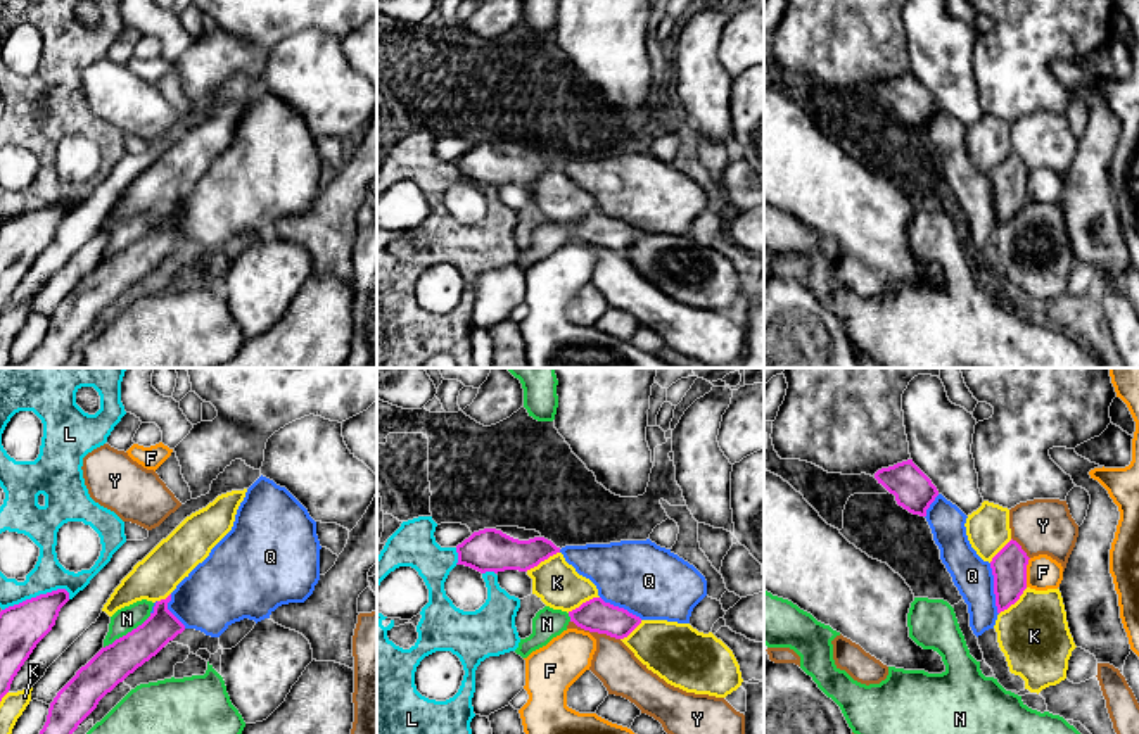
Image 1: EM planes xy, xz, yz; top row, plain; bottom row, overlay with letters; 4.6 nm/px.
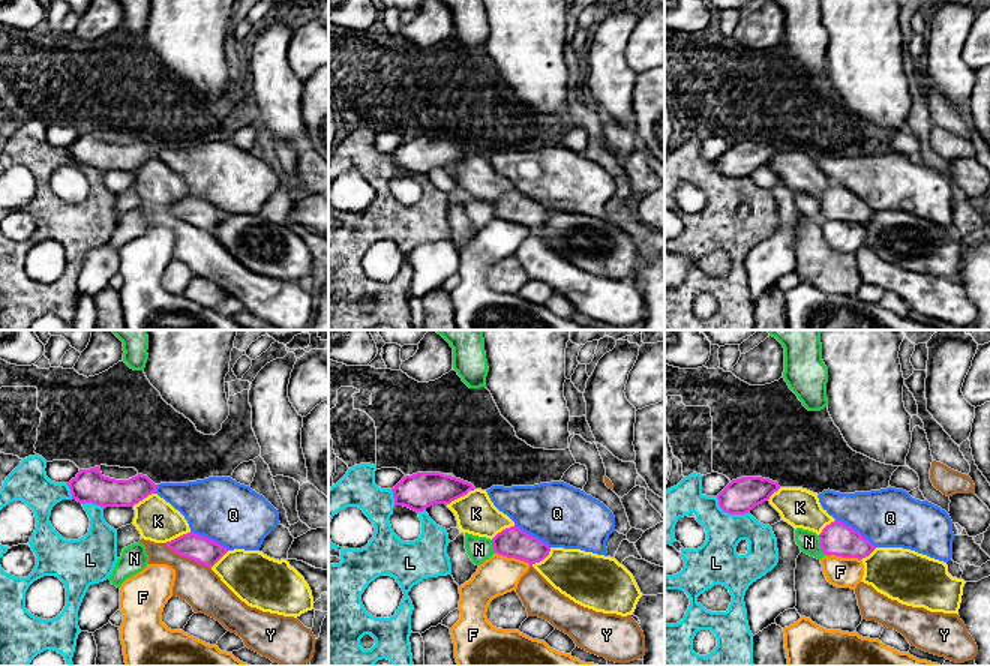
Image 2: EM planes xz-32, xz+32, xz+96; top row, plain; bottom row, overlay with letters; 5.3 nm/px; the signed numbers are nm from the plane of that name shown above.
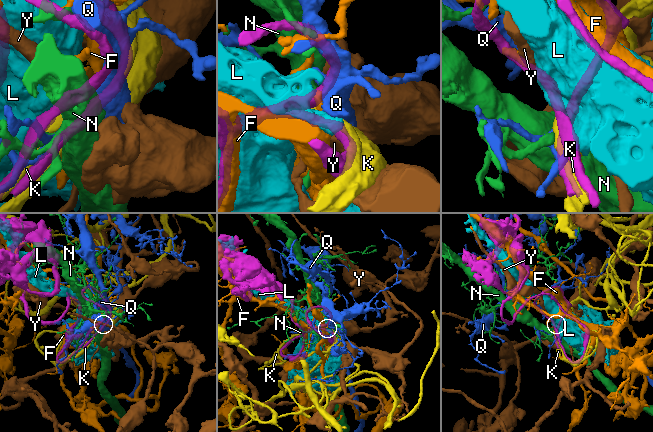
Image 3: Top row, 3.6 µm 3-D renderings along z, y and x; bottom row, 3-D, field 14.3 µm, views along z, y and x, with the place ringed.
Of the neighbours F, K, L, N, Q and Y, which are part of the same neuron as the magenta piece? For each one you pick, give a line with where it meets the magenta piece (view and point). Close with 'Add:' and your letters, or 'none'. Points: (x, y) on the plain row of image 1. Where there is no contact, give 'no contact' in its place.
K: xz (541, 173)
Add: K

